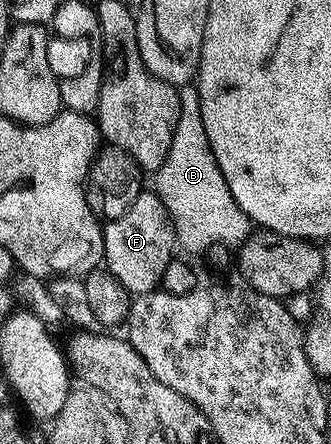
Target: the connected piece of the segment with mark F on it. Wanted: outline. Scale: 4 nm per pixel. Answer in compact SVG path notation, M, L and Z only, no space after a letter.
M143 189L132 200L132 208L124 216L111 218L103 225L104 266L111 270L124 284L131 296L148 294L162 285L164 268L168 268L171 258L176 254L174 225L170 222L170 213L164 208L160 196L153 189Z

